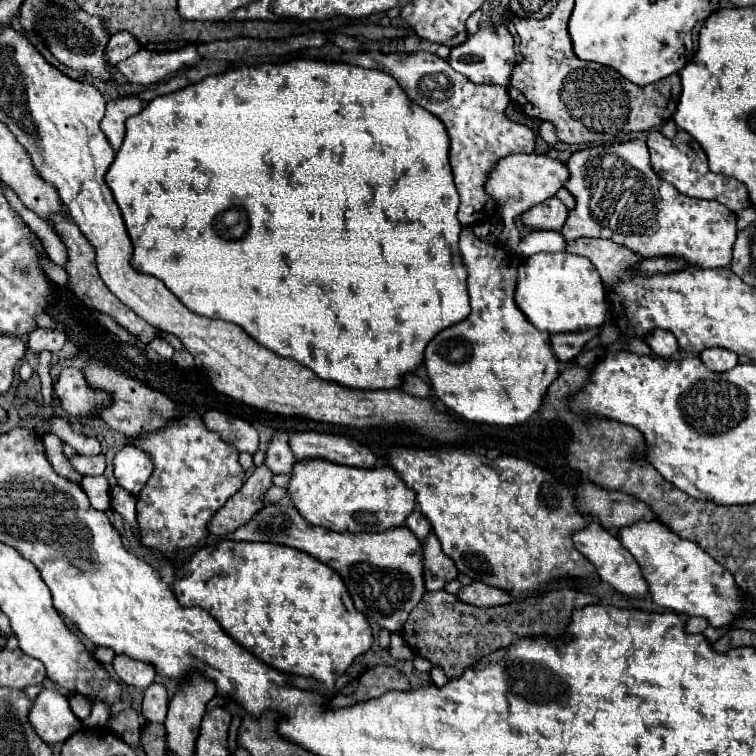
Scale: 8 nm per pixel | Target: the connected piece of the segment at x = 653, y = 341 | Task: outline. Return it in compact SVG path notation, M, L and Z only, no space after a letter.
M654 330L652 338L648 338L648 346L652 348L652 354L658 358L672 358L678 352L678 342L672 332L666 330Z

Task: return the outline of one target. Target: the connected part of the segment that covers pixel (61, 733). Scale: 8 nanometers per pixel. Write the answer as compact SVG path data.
M44 688L34 698L28 718L36 734L48 744L66 742L80 730L80 720L70 710L66 696L52 688Z

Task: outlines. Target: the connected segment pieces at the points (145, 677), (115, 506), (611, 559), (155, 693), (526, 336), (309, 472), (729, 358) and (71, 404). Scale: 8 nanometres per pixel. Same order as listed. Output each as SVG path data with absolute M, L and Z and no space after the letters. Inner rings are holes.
M116 656L112 666L114 666L114 672L118 674L120 682L124 682L126 686L134 686L138 690L146 690L156 678L156 674L152 672L152 668L148 664L140 664L140 662L124 658L124 656Z
M114 486L110 490L110 496L112 496L112 510L116 510L124 516L124 520L130 524L130 528L134 532L134 538L140 540L140 530L136 524L136 498L132 498L132 494L122 490L120 486Z
M590 522L586 528L574 532L572 542L574 542L574 548L578 552L582 552L594 564L600 580L612 584L618 592L632 596L632 598L648 594L648 586L644 586L644 578L640 578L640 566L636 566L636 560L632 558L632 554L620 544L620 540L616 536L606 532L600 524Z
M152 684L144 692L144 700L142 700L144 718L150 720L150 722L156 722L156 724L164 724L166 710L168 710L168 692L166 692L166 688L162 684Z
M468 226L460 232L460 260L468 272L466 286L472 312L462 322L440 330L424 350L424 366L428 370L434 394L464 420L496 426L522 424L536 414L546 388L558 378L558 360L548 348L550 334L536 330L536 326L532 326L532 322L528 322L528 318L524 318L522 310L516 306L514 292L518 282L518 266L522 262L518 254L476 238Z
M314 460L296 462L288 494L300 514L316 524L334 532L384 532L402 526L416 508L416 494L408 488L390 466L376 468L350 468L334 462Z
M708 348L700 354L700 360L704 362L704 366L708 370L714 372L726 372L732 370L738 364L738 356L732 354L730 350L722 350L722 348Z
M64 368L58 376L58 380L52 384L52 392L58 396L62 410L66 410L70 416L76 416L76 418L84 418L90 414L98 416L102 408L112 404L112 394L106 390L98 390L98 388L90 386L84 372L78 368Z

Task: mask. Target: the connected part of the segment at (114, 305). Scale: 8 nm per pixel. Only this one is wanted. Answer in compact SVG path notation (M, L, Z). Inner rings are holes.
M56 216L56 218L52 218L52 220L54 220L54 224L56 224L58 236L62 238L62 242L64 242L66 248L68 248L68 266L66 266L66 272L68 272L68 276L70 276L70 288L72 288L72 292L78 296L78 300L80 300L84 306L88 306L90 310L94 310L94 312L106 314L106 316L110 316L112 320L116 318L116 322L118 322L124 330L128 330L132 336L140 338L144 344L152 342L154 338L160 338L162 332L160 332L158 328L150 326L146 320L142 320L140 316L136 316L128 306L124 306L124 304L104 286L104 282L102 282L102 278L100 278L98 270L96 270L94 248L92 248L90 242L84 238L84 234L78 230L78 226L76 226L68 216Z

